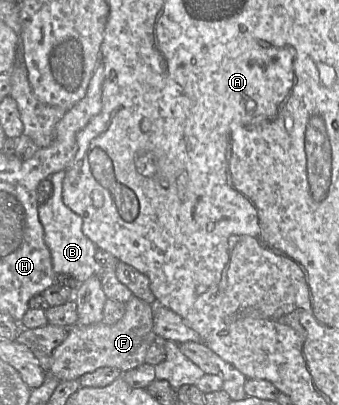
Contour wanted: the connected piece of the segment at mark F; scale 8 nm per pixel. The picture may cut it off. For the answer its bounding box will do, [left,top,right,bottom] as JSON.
[50,294,159,381]

